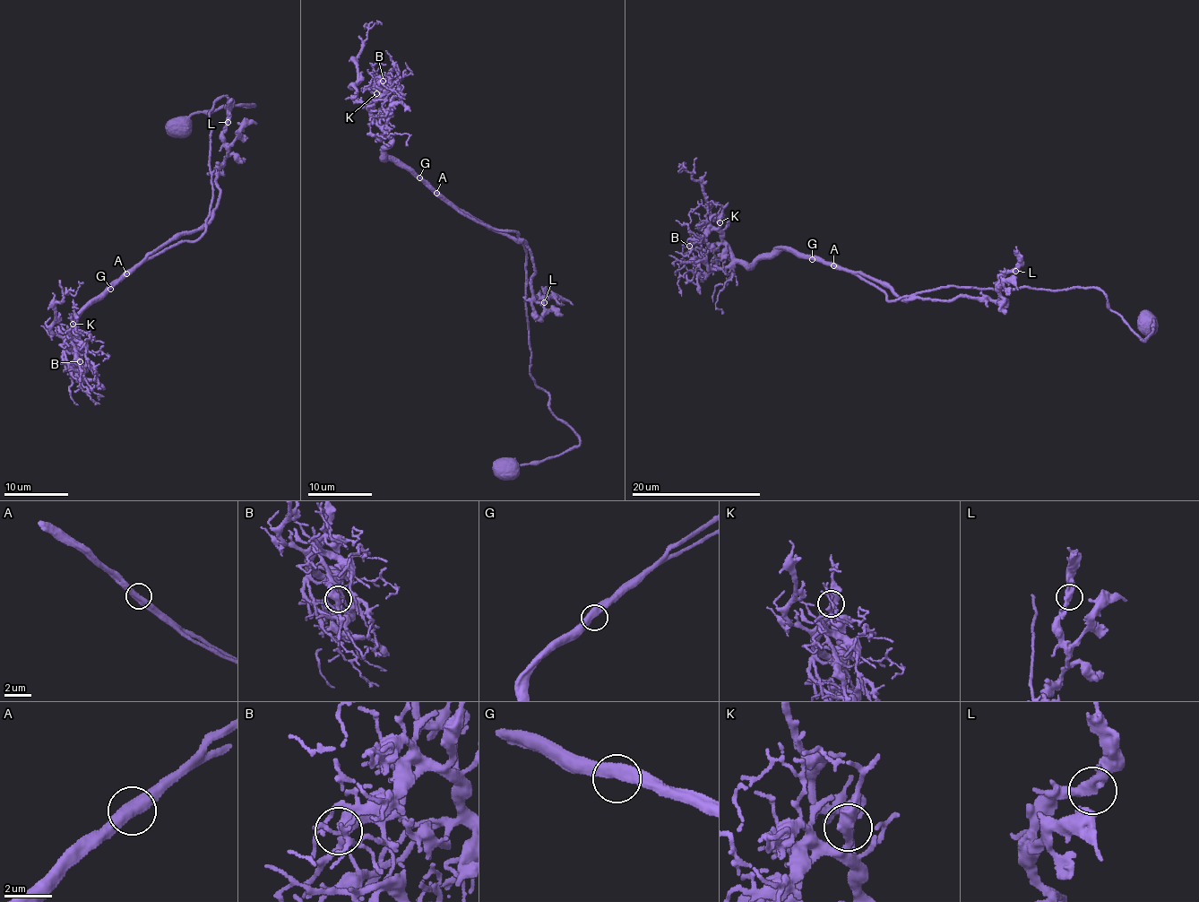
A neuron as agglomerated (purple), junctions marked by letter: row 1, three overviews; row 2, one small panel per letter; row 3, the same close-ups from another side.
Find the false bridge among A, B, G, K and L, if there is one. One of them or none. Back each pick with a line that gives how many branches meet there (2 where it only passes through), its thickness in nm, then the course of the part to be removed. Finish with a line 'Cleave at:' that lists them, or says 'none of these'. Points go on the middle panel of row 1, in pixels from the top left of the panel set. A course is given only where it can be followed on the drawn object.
Cleave at: none of these

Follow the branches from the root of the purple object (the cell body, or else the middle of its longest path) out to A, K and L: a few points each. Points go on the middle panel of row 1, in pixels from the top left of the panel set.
A: (505, 468), (559, 456), (580, 438), (551, 411), (548, 395), (530, 373), (523, 240), (488, 229), (437, 193)
K: (505, 468), (580, 442), (530, 373), (523, 240), (386, 159), (376, 93)
L: (505, 468), (580, 442), (530, 373), (525, 247), (541, 317), (544, 302)

